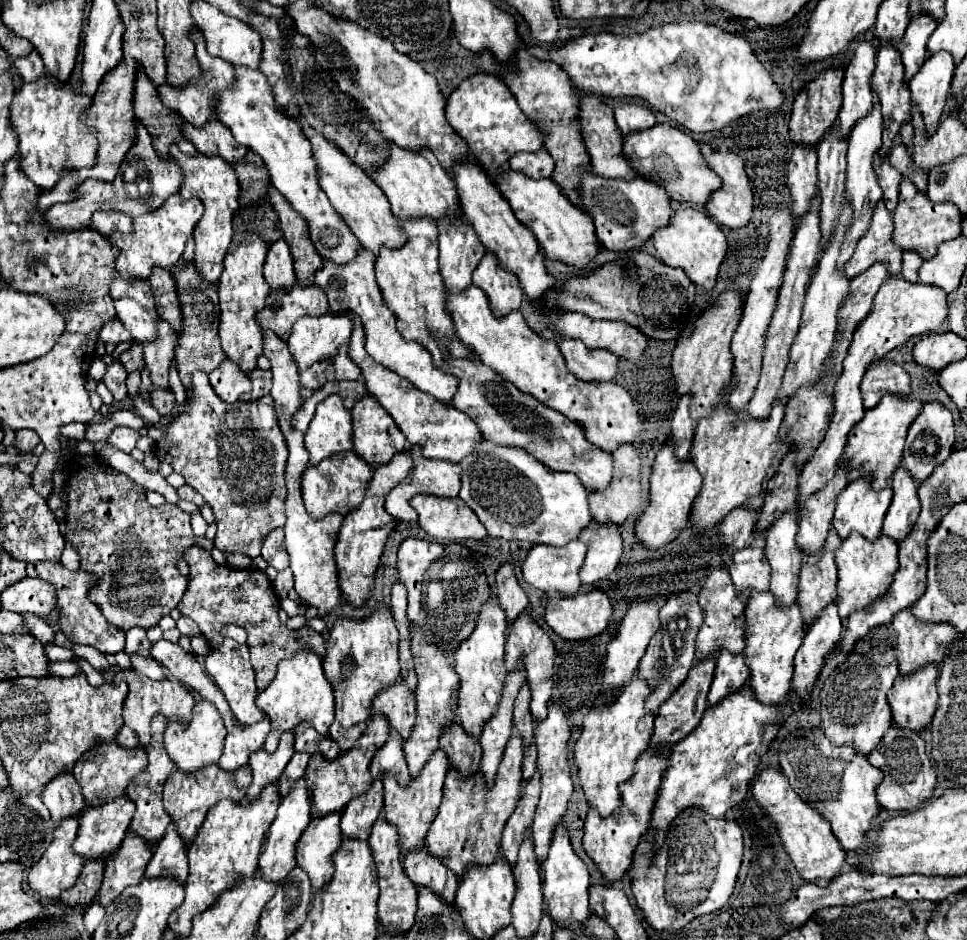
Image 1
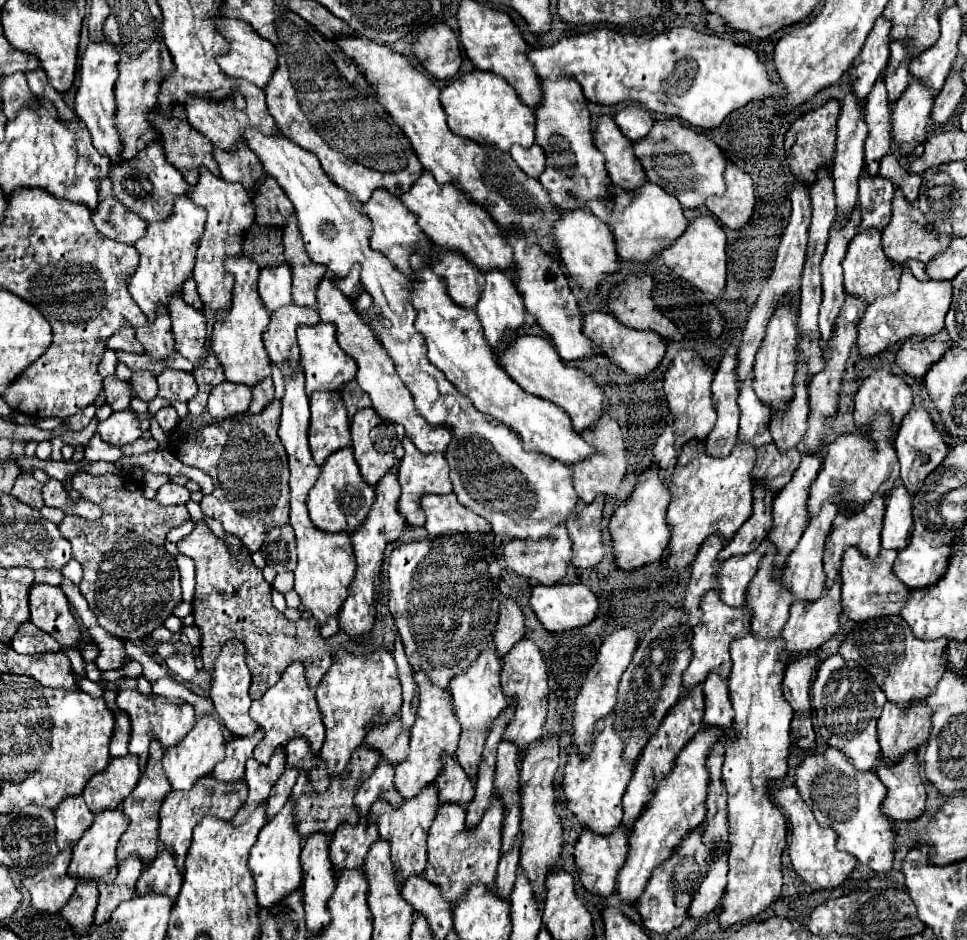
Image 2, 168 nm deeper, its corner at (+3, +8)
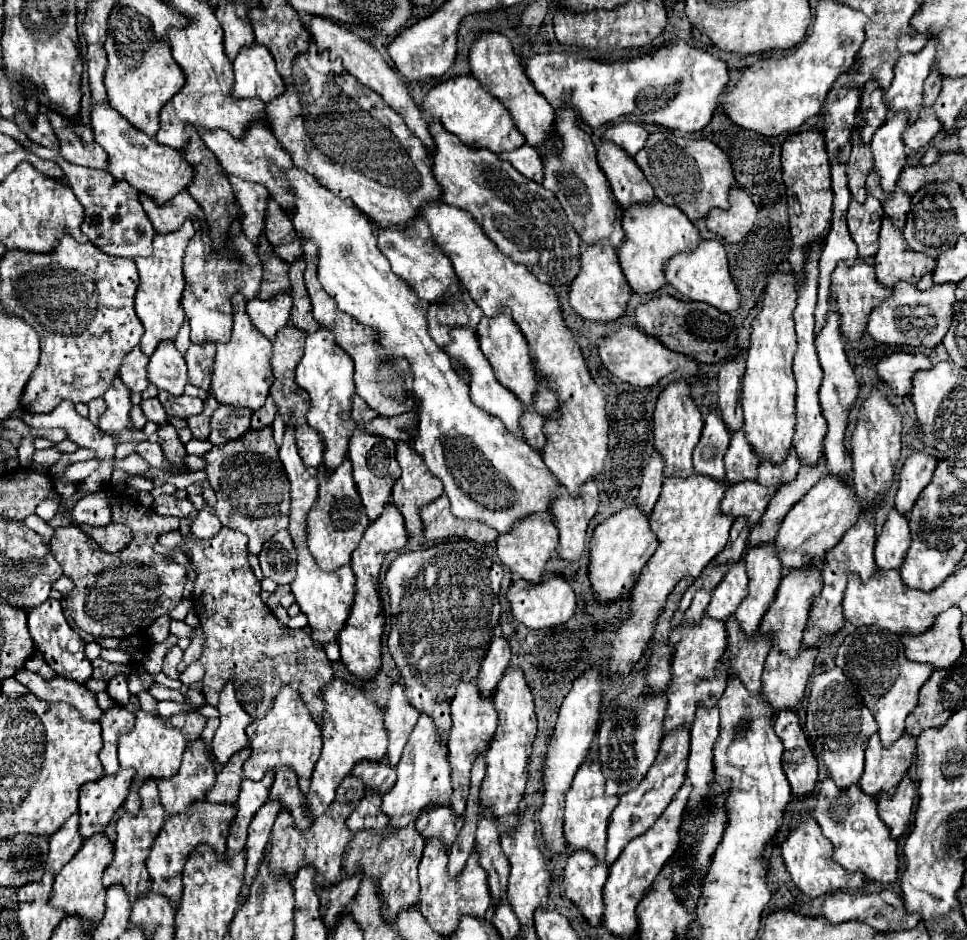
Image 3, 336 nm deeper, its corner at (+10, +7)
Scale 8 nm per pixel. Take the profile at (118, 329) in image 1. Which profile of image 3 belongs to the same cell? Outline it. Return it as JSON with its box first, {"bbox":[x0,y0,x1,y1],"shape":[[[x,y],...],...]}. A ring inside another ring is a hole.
{"bbox":[118,346,148,392],"shape":[[[136,346],[130,354],[126,354],[126,358],[122,360],[120,372],[118,376],[124,380],[124,384],[132,390],[132,392],[144,392],[148,386],[148,376],[146,376],[146,366],[148,366],[148,356],[144,356],[140,352],[140,348]]]}

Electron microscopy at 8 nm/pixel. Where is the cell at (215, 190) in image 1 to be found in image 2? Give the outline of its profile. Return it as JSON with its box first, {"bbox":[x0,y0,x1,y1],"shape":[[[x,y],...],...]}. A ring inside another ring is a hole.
{"bbox":[187,167,255,319],"shape":[[[201,167],[199,181],[197,181],[197,185],[193,185],[189,189],[187,195],[207,211],[205,231],[197,245],[193,279],[197,283],[199,295],[201,295],[205,315],[217,319],[217,317],[221,317],[219,311],[223,311],[231,303],[231,289],[233,289],[233,275],[225,271],[223,257],[241,253],[243,233],[255,221],[255,209],[253,209],[249,193],[245,191],[245,187],[241,183],[229,183],[223,177],[213,175],[205,167]]]}

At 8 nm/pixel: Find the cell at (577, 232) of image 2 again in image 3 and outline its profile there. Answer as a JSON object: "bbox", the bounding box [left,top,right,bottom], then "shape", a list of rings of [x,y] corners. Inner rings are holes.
{"bbox":[570,246,632,322],"shape":[[[588,246],[582,248],[582,270],[576,276],[576,280],[570,286],[570,306],[576,314],[582,318],[590,318],[596,322],[614,322],[626,314],[626,306],[632,294],[630,284],[626,282],[626,276],[620,270],[620,262],[616,256],[616,250],[610,246],[600,248],[600,246]]]}

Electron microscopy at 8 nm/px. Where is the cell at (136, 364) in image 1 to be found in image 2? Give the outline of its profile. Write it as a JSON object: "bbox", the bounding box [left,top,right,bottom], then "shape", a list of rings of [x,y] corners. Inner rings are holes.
{"bbox":[129,371,157,401],"shape":[[[135,371],[129,385],[143,401],[151,401],[157,395],[157,381],[151,371]]]}

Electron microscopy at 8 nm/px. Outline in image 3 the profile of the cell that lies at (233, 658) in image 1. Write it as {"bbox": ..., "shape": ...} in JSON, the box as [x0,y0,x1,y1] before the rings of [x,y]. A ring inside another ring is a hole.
{"bbox":[212,682,252,766],"shape":[[[228,682],[220,692],[218,712],[220,712],[220,726],[214,734],[212,748],[216,762],[224,766],[230,760],[230,756],[238,754],[248,746],[248,738],[244,730],[250,726],[252,718],[242,710],[240,702],[236,700],[232,682]]]}

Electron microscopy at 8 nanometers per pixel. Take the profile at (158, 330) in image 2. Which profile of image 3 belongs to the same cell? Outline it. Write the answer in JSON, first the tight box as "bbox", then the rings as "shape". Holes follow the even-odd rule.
{"bbox":[148,342,188,396],"shape":[[[162,342],[150,358],[148,364],[148,380],[158,388],[166,390],[174,396],[184,394],[184,386],[188,382],[188,370],[182,354],[174,344]]]}

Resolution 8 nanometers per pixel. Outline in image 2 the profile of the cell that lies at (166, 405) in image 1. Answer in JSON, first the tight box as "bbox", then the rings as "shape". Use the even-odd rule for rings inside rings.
{"bbox":[155,407,179,431],"shape":[[[163,407],[163,409],[159,409],[159,411],[155,413],[155,419],[159,421],[161,429],[165,429],[165,431],[171,431],[171,429],[175,427],[175,423],[177,423],[179,415],[177,415],[177,411],[175,411],[173,407]]]}

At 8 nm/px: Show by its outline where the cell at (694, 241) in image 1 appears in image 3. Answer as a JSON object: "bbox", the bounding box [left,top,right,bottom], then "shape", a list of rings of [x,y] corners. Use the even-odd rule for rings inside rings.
{"bbox":[666,240,740,312],"shape":[[[702,240],[692,254],[676,254],[666,266],[666,280],[692,302],[706,302],[722,312],[734,312],[740,306],[740,292],[730,278],[726,250],[718,240]]]}

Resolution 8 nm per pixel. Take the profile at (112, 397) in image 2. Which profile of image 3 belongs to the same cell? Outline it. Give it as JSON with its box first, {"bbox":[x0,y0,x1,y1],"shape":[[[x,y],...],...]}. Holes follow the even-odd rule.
{"bbox":[88,398,106,426],"shape":[[[96,398],[94,402],[90,402],[88,404],[88,408],[90,408],[90,422],[94,424],[94,426],[98,426],[98,418],[102,416],[102,412],[106,410],[106,402],[104,402],[104,398]]]}

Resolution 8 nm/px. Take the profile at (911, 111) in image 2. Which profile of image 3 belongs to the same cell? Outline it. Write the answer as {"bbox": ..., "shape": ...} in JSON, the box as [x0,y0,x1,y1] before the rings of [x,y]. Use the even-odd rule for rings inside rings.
{"bbox":[872,114,908,194],"shape":[[[894,114],[872,136],[872,156],[874,156],[872,172],[880,176],[880,186],[888,194],[896,190],[896,180],[906,166],[906,146],[902,142],[902,132],[906,128],[908,116]]]}

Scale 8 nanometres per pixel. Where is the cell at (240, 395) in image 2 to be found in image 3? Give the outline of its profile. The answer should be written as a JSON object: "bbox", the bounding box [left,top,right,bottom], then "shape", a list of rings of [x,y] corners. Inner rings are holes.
{"bbox":[210,406,252,446],"shape":[[[218,406],[218,410],[212,416],[210,442],[214,446],[220,446],[242,436],[246,430],[250,430],[250,416],[252,414],[246,408],[236,410],[232,406]]]}

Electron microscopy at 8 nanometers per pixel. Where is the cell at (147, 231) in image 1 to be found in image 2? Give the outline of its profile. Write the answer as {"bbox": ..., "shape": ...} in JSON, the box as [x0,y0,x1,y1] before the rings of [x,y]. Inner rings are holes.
{"bbox":[129,195,205,321],"shape":[[[187,195],[173,197],[173,213],[165,221],[147,223],[147,235],[133,245],[139,253],[139,265],[135,273],[129,277],[129,293],[135,299],[135,303],[141,307],[141,311],[149,317],[149,321],[155,319],[155,307],[163,303],[167,307],[167,299],[171,293],[181,291],[181,285],[185,277],[193,271],[193,259],[197,249],[197,239],[203,233],[205,225],[205,209],[195,205]]]}

